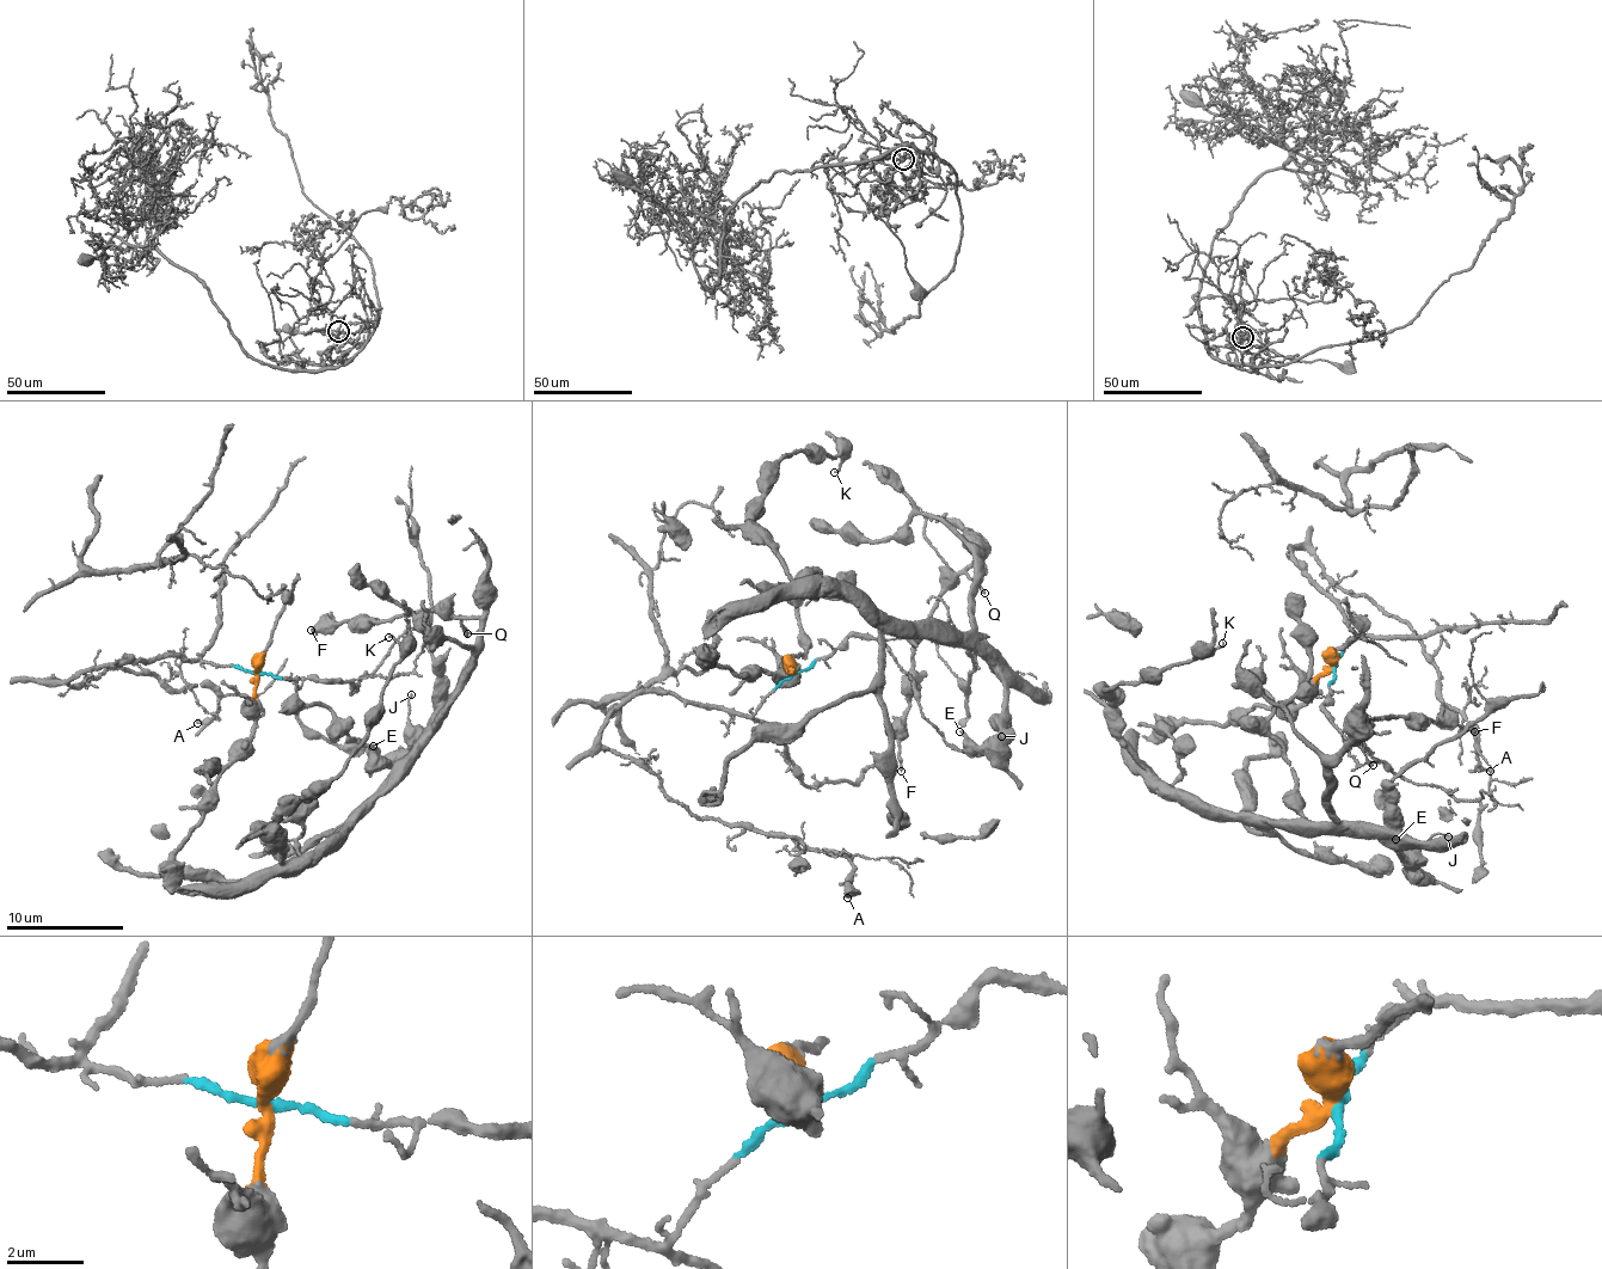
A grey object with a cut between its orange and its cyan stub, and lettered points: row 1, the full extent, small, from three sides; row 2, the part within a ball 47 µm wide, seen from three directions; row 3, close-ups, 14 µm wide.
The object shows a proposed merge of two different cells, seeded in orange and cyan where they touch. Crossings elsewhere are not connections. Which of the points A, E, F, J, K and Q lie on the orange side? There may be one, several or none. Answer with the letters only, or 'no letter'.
E, F, J, K, Q

